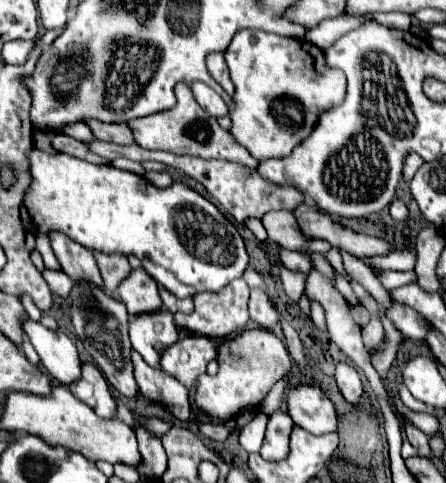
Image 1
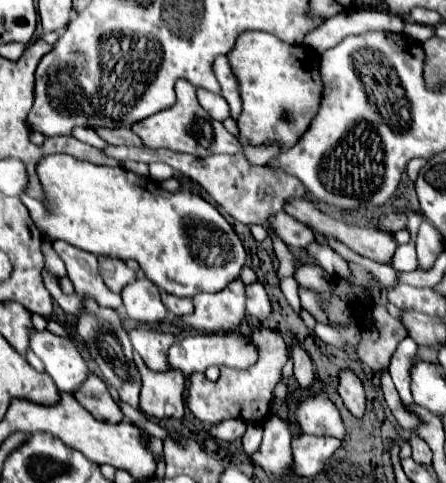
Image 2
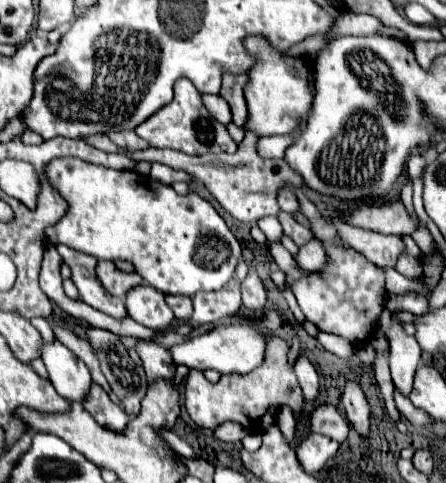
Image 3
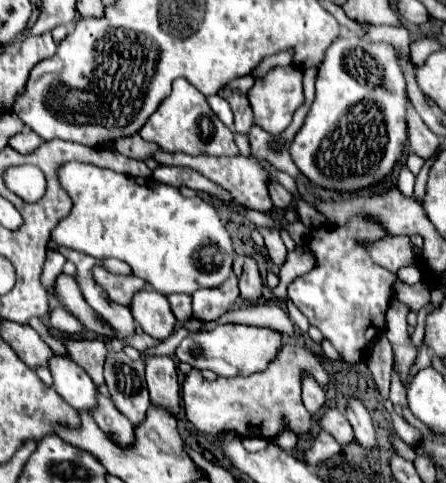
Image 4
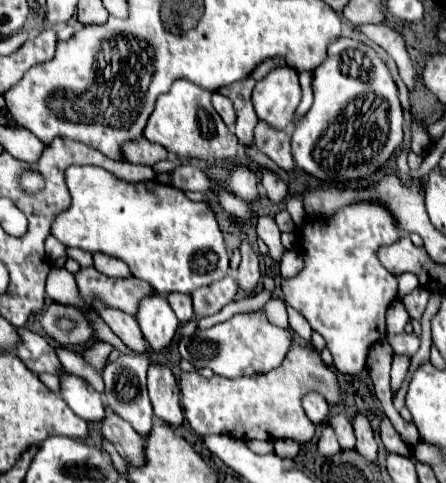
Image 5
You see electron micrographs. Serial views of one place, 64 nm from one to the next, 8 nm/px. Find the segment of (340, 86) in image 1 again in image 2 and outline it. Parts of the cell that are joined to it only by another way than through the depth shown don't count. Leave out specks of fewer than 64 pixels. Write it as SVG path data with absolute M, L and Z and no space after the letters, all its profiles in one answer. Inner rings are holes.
M248 30L238 36L234 48L228 52L228 62L232 72L236 74L236 80L240 86L240 98L242 98L242 112L236 120L238 136L246 138L248 144L252 146L262 146L272 142L272 144L278 144L282 150L292 148L310 128L312 116L316 116L320 108L320 100L324 96L318 52L302 44L286 44L268 32Z

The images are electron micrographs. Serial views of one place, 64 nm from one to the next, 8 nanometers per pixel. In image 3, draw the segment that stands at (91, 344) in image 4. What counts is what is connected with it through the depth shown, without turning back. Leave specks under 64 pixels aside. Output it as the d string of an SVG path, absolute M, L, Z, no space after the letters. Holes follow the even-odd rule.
M52 326L52 330L54 330L54 336L56 336L62 344L66 344L66 346L68 346L68 348L70 348L70 350L72 350L72 352L90 368L92 380L98 382L98 384L108 393L110 391L110 386L105 376L102 376L102 372L100 372L98 360L96 360L92 348L88 346L88 340L82 340L82 338L78 338L74 332L70 332L70 330L66 330L66 328L60 328L60 326Z

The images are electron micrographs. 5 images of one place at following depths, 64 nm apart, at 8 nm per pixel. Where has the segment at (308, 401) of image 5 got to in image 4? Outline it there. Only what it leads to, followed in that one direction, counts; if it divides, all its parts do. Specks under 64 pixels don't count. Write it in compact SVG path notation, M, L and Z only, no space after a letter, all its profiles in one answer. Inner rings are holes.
M302 372L302 402L310 414L320 414L324 406L324 390L310 372Z

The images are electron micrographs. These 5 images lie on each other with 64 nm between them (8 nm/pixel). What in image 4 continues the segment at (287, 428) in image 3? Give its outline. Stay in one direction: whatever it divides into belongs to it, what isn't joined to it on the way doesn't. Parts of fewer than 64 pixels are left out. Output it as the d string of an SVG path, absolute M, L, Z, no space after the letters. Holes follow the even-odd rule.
M285 427L276 437L277 444L288 452L291 452L296 446L298 436L288 427Z

